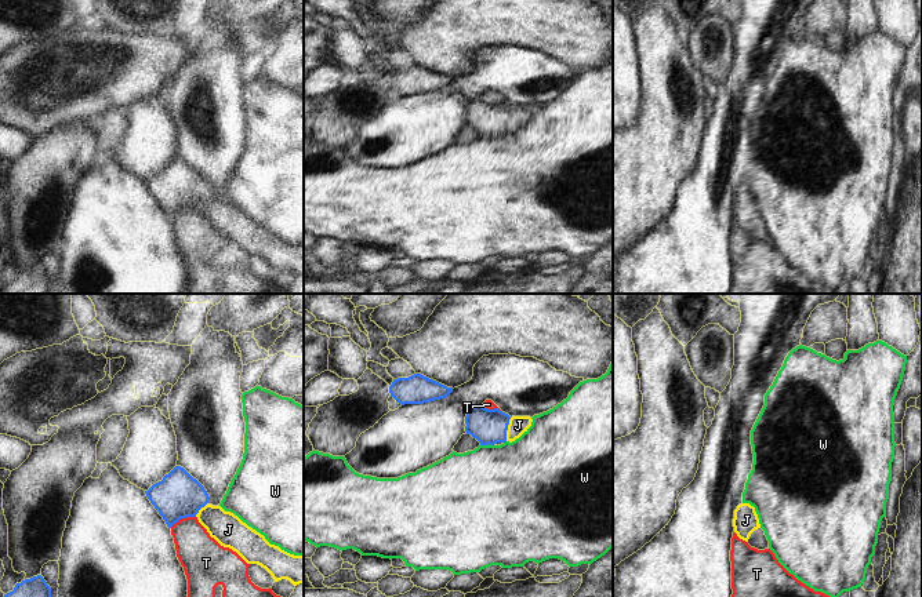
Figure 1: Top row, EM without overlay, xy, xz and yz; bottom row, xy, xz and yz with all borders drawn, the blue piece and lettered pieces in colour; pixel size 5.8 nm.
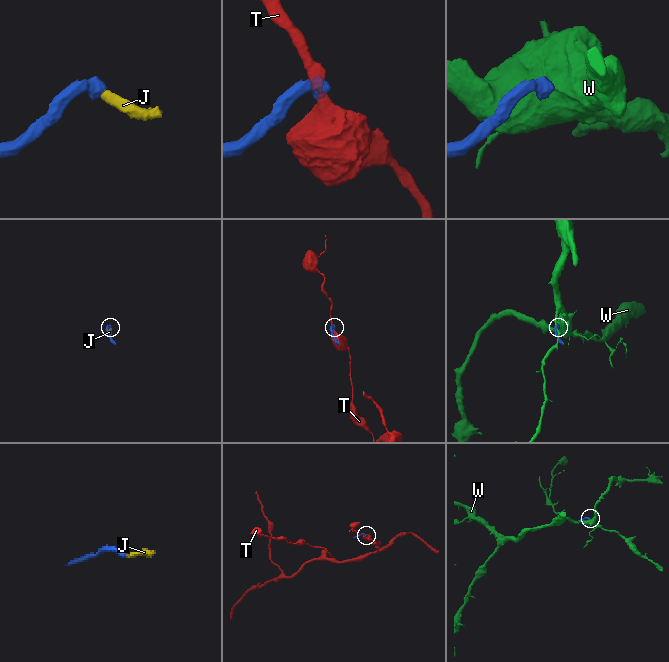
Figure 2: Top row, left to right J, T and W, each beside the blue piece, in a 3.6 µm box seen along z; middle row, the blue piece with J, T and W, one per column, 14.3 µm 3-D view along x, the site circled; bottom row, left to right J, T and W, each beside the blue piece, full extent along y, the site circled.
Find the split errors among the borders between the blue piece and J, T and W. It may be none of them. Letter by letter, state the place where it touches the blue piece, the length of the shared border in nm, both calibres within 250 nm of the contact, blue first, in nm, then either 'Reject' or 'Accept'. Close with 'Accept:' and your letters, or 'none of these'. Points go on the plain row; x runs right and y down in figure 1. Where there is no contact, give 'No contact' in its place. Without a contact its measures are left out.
J: Touches blue at xz (507, 120). Shared border 140 nm. Thickness 200 nm (blue) against 110 nm. Accept
T: Touches blue at xy (182, 208). Shared border 170 nm. Thickness 280 nm (blue) against 240 nm. Reject
W: Touches blue at xz (486, 135). Shared border 80 nm. Thickness 200 nm (blue) against 480 nm. Reject
Accept: J.

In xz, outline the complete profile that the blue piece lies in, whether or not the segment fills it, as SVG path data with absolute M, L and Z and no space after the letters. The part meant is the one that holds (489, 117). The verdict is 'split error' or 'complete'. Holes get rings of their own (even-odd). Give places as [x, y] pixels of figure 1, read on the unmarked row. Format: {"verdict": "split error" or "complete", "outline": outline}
{"verdict": "split error", "outline": "M482 97L471 98L465 108L465 123L480 136L515 132L531 117L530 108L509 108L498 99L487 101Z"}

